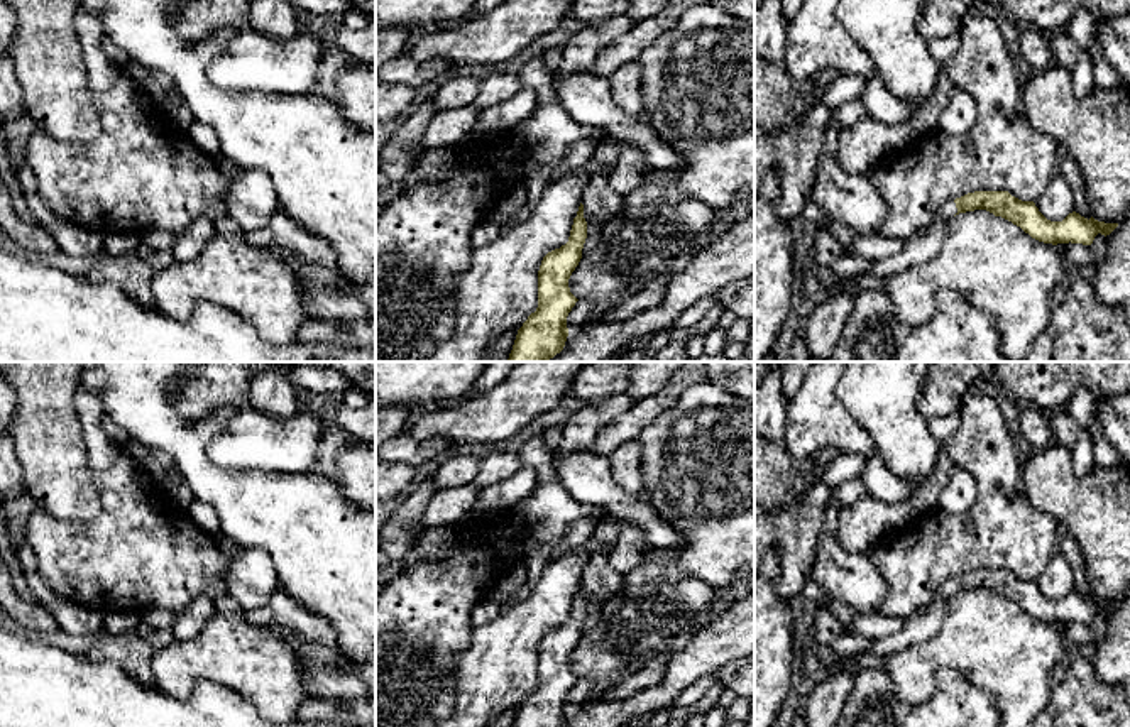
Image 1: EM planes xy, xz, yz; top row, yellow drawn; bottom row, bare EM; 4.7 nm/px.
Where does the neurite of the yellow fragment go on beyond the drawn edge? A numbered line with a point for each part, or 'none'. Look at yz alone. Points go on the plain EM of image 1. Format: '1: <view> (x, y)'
1: yz (922, 624)

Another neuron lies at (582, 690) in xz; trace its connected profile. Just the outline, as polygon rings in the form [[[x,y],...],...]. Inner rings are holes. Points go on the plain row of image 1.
[[[579,678],[567,695],[568,710],[582,707],[589,700],[592,700],[597,690],[599,686],[592,680]]]

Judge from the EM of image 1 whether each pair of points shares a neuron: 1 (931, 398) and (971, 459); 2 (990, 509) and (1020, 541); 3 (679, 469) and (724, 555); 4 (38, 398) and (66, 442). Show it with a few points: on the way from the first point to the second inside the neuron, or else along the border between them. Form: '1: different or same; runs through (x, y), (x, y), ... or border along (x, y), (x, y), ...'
1: different; border along (971, 388), (958, 409)
2: same; runs through (998, 518), (1012, 533)
3: same; runs through (701, 491), (723, 513), (724, 533)
4: same; runs through (44, 408), (46, 421), (56, 431)

